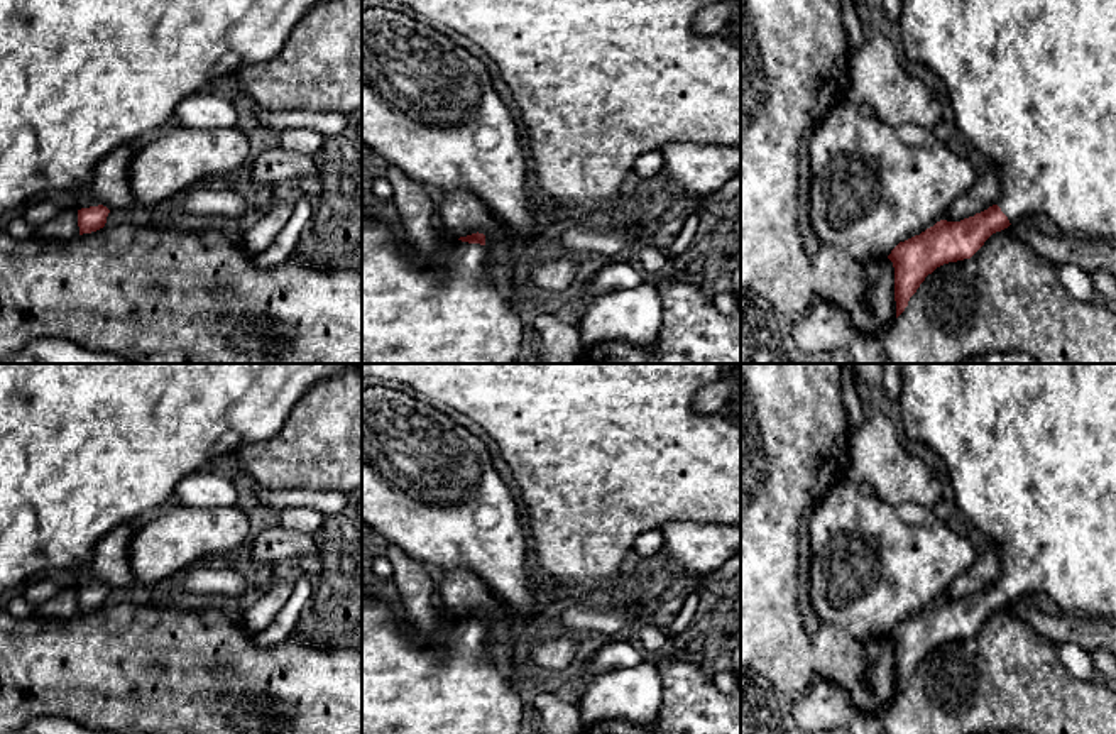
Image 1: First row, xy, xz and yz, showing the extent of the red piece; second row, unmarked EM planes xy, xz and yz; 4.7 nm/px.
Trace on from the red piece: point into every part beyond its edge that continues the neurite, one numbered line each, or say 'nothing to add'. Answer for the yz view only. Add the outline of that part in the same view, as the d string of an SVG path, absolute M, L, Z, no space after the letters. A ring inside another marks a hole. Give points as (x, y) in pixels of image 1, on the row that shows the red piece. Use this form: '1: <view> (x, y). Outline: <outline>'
1: yz (1032, 83). Outline: M903 0L898 24L906 58L940 76L959 130L998 169L1001 193L996 205L1009 223L1040 213L1065 233L1116 242L1116 0Z

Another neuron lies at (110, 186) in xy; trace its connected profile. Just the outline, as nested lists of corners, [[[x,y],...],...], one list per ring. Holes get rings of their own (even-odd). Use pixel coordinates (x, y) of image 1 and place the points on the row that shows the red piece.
[[[129,144],[120,145],[95,167],[90,191],[108,210],[125,210],[135,205],[130,188],[130,162],[137,151]]]

